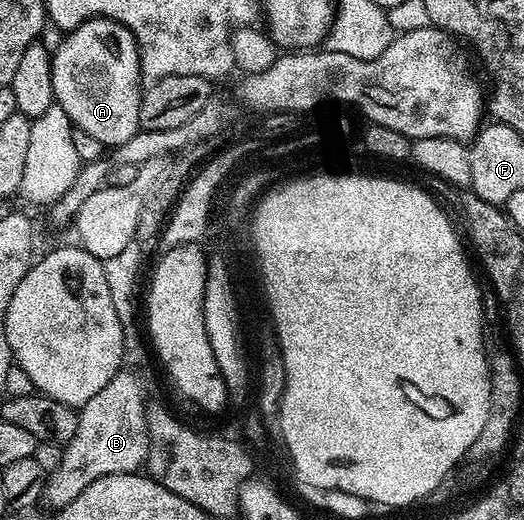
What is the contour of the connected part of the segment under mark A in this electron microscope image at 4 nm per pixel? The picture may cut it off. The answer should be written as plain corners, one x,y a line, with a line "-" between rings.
95,17
65,32
50,61
57,106
68,113
75,128
84,130
107,148
128,141
140,130
140,101
144,90
138,42
114,19

